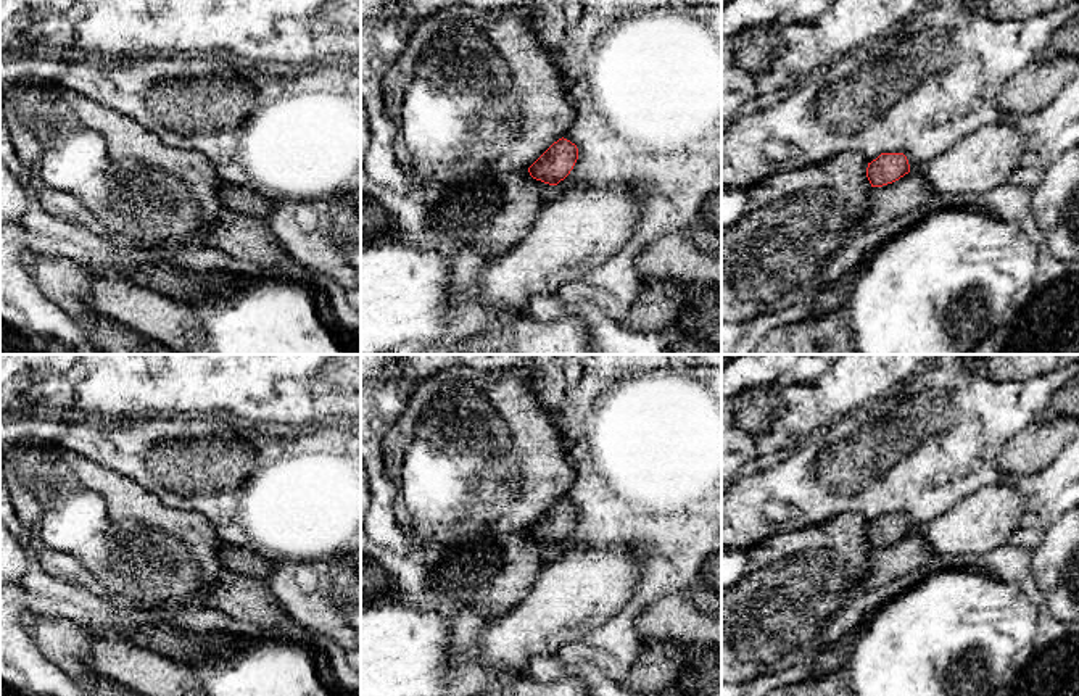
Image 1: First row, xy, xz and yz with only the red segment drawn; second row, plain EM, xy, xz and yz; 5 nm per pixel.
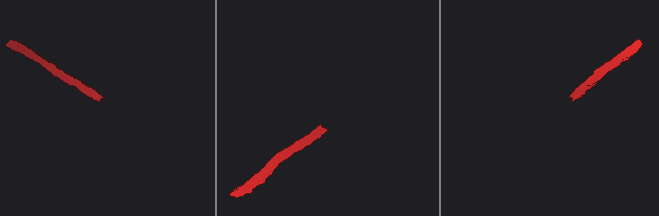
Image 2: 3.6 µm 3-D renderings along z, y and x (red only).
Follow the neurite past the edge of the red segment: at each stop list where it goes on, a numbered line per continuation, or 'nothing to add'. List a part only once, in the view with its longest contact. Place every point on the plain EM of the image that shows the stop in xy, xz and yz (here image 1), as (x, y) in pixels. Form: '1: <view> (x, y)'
nothing to add

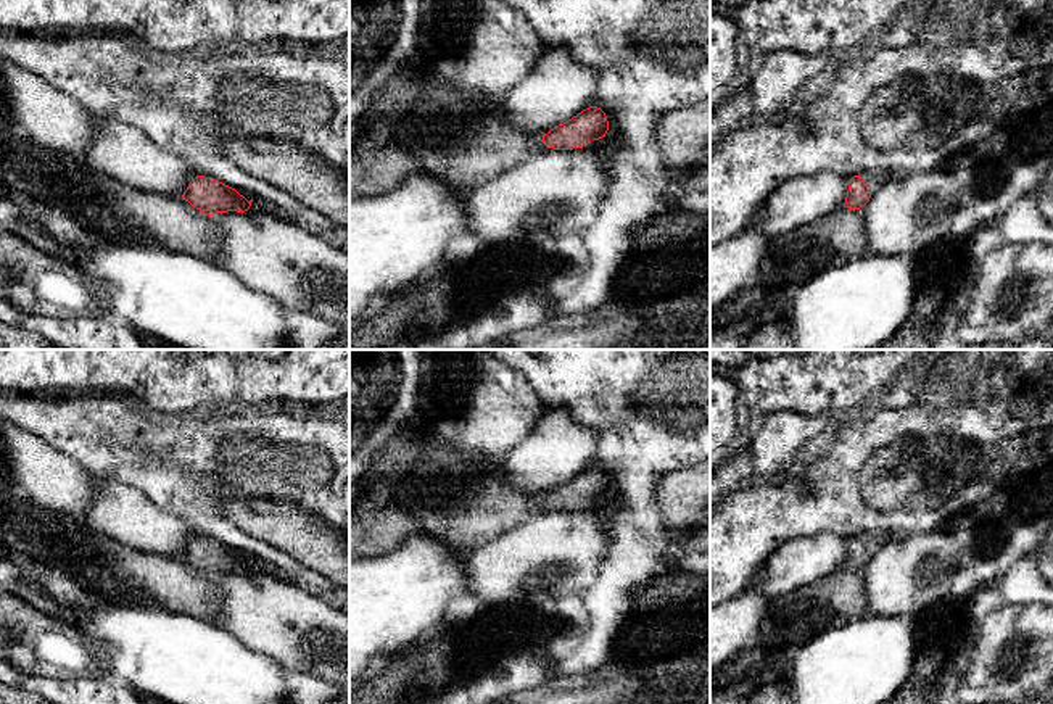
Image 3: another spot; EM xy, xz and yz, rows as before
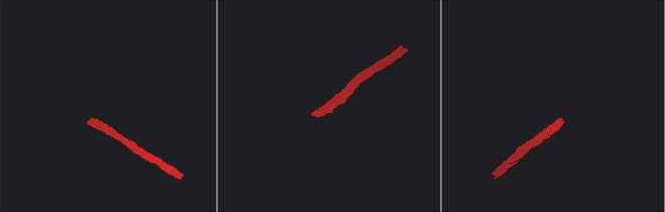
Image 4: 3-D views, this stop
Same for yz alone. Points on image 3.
1: yz (873, 540)

